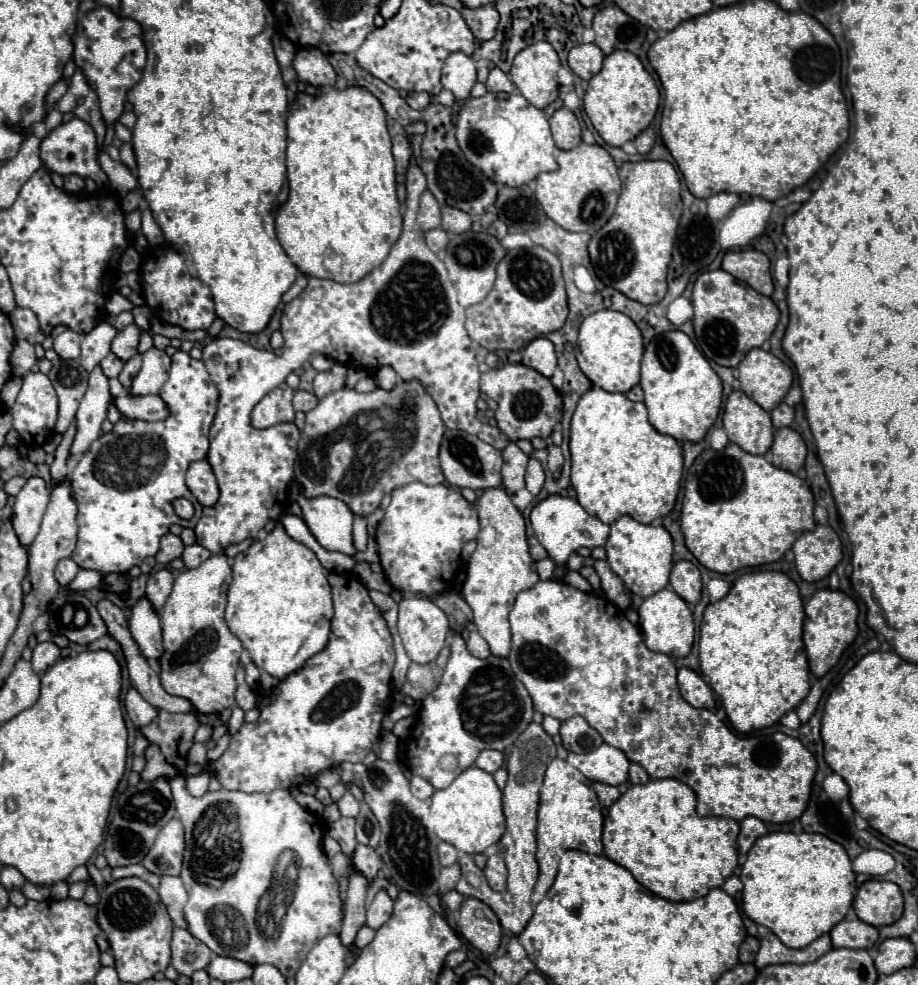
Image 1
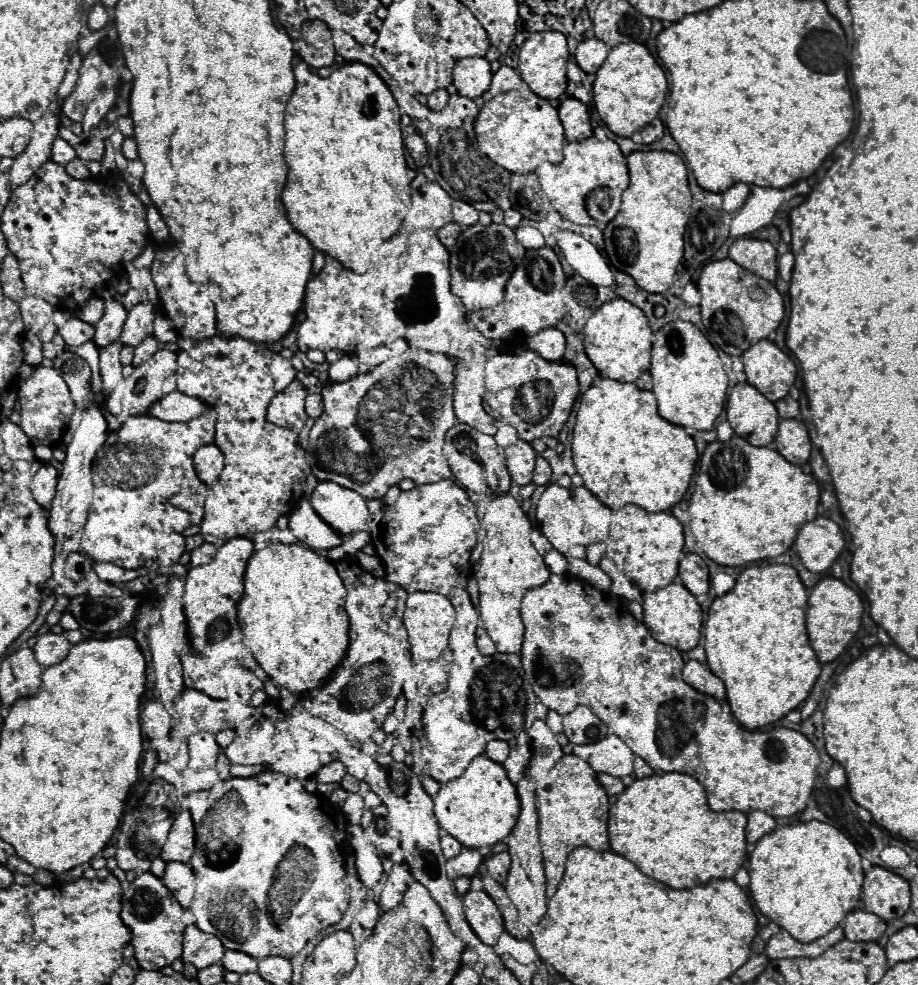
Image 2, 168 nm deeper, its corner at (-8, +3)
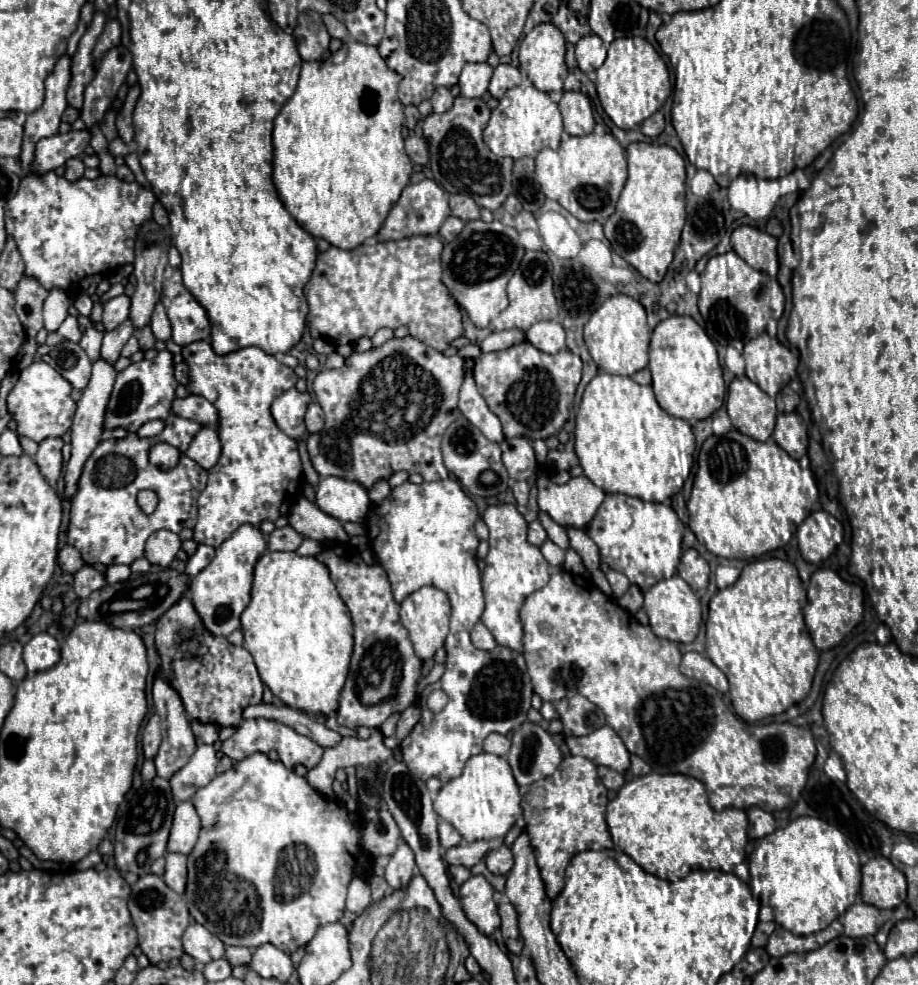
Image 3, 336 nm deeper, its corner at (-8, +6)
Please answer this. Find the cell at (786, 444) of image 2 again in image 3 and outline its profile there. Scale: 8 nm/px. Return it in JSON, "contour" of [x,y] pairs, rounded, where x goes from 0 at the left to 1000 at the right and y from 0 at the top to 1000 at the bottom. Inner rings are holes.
{"contour":[[[851,419],[846,421],[842,446],[864,466],[873,466],[873,464],[879,462],[880,438],[875,425],[868,419]]]}

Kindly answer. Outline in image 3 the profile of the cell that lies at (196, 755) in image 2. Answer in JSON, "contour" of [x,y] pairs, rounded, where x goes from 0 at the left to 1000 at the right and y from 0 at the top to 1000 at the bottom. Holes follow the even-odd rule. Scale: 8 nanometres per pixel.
{"contour":[[[217,756],[206,775],[195,781],[186,791],[186,805],[191,813],[208,811],[217,799],[223,799],[234,789],[234,779],[239,771],[234,766],[232,756]]]}

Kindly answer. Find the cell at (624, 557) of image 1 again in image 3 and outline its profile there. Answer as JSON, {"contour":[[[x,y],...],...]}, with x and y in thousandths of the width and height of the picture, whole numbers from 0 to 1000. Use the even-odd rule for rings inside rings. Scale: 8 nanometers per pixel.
{"contour":[[[661,501],[648,525],[637,535],[637,541],[653,555],[655,570],[666,578],[676,580],[687,592],[696,594],[698,600],[720,590],[720,586],[731,586],[737,580],[744,533],[740,531],[737,521],[724,511],[698,509],[679,501]]]}

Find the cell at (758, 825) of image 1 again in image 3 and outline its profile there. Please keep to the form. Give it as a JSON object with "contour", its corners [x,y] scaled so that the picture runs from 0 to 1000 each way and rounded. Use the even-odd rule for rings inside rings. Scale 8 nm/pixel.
{"contour":[[[816,819],[814,829],[816,829],[814,848],[818,852],[827,852],[827,850],[833,850],[833,848],[844,844],[844,831],[842,831],[840,825],[836,825],[836,823],[827,821],[827,819]]]}

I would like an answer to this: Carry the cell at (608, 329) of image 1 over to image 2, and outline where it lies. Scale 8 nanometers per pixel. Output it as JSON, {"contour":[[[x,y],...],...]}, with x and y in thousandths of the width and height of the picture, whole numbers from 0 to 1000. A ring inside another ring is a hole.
{"contour":[[[679,303],[655,309],[637,329],[637,359],[648,370],[653,380],[672,388],[692,388],[707,374],[711,337],[705,331],[703,319]]]}

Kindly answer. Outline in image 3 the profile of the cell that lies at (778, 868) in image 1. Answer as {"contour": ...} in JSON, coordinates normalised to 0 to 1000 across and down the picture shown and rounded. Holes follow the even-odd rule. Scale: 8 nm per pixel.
{"contour":[[[868,829],[857,840],[827,852],[825,862],[815,870],[818,907],[829,920],[844,921],[844,937],[864,949],[883,949],[903,941],[934,915],[938,898],[938,876],[929,854],[912,840],[890,829]]]}

